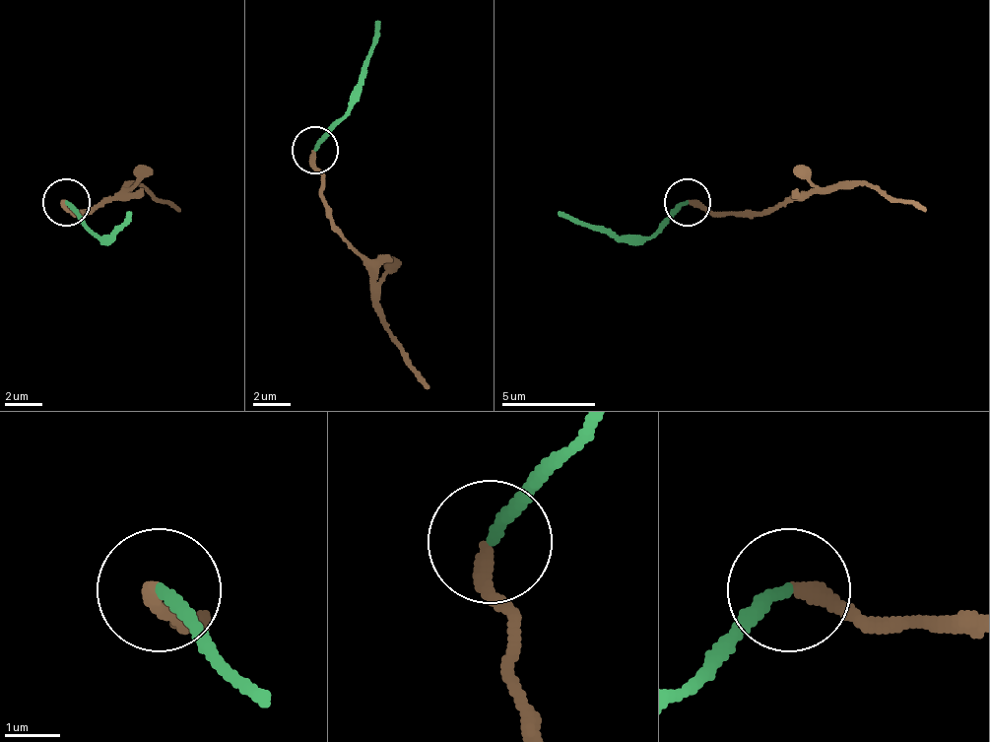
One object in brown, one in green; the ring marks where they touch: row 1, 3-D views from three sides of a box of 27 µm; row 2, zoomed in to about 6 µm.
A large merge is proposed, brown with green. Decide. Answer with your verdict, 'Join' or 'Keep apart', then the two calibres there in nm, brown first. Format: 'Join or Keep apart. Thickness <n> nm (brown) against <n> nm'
Join. Thickness 280 nm (brown) against 240 nm

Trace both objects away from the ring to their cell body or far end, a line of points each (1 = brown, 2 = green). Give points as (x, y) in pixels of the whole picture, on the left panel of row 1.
1: (62, 201), (81, 210), (123, 187), (142, 187), (179, 210)
2: (67, 201), (99, 238), (132, 210)

